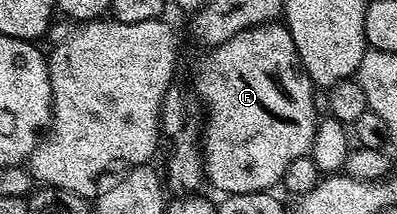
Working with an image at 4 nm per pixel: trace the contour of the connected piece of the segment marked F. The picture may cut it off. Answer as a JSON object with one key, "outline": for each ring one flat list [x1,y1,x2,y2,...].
{"outline":[[280,21,266,22,264,26,252,26,227,40,223,44,212,47,208,51,209,55,201,62,201,71,197,74,197,90,205,97,205,106,209,109,209,118,204,119,203,133,199,139,201,148,201,160,205,168,205,178,214,186,215,189,221,190,222,195,227,194,250,194,251,192,269,192,274,189,281,181,281,177,287,172,287,164,291,160,299,160,306,157,312,151,313,137,317,131,319,113,317,114,317,102,313,99,315,87,313,82,307,76,303,64,297,55,295,40,291,40,291,32,288,26]]}

